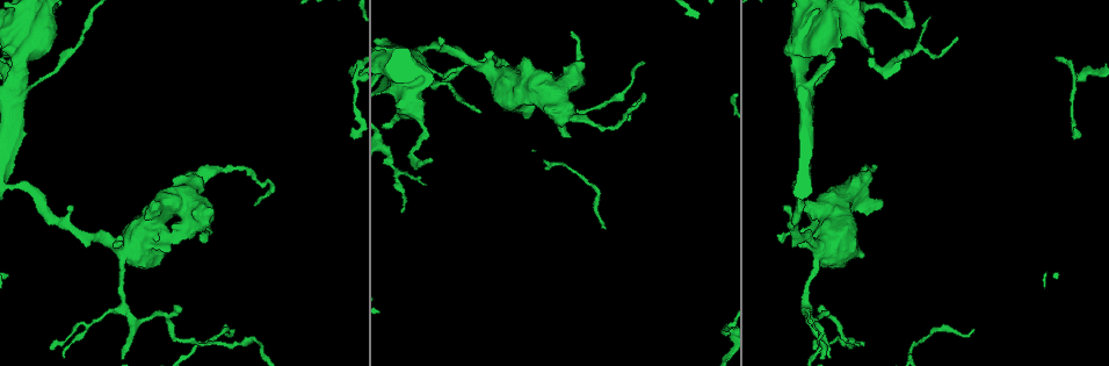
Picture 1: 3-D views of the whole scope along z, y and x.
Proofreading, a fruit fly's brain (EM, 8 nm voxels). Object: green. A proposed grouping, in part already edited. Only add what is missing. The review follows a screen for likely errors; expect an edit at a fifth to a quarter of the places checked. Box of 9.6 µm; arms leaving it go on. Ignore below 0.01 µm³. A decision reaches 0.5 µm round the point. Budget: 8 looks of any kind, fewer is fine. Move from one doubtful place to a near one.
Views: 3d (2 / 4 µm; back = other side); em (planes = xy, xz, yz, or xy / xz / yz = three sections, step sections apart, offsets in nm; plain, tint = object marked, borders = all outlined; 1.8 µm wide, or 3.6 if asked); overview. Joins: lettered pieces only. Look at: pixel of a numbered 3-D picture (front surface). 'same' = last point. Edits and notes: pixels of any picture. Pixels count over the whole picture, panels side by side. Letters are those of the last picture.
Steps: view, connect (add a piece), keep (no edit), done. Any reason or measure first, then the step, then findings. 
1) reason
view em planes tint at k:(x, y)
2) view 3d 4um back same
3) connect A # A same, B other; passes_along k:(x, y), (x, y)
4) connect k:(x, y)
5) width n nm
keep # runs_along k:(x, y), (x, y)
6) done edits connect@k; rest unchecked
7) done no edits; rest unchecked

free end
view em xz step 16 tint at 1:(233, 331)

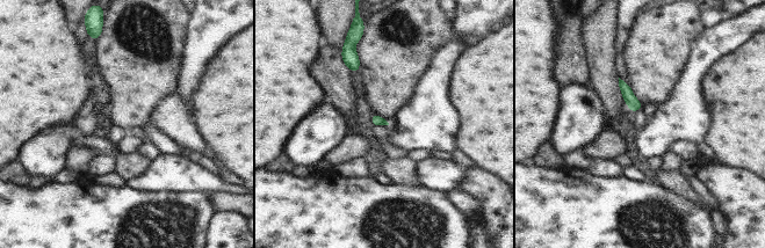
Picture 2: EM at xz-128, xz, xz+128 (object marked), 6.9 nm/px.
cut it another way
view em planes borders same

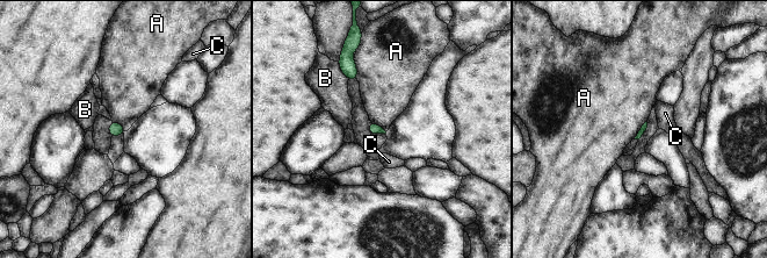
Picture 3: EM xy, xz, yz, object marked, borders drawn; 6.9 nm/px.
longest_contact A 160 nm
keep # A other, B other, C other; no lettered piece goes on from it

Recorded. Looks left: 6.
thin end
view em xz step 8 borders at 1:(179, 306)

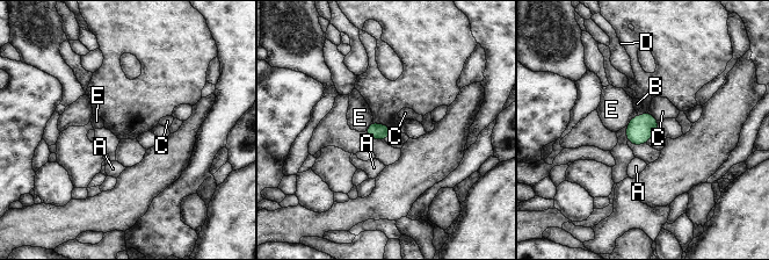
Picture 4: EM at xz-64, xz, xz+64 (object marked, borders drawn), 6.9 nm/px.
width 110 nm
keep # A other, B other, C other, D other, E other; border 4:(637, 114), (626, 127); no lettered piece goes on from it

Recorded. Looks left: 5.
branch stops here
view em yz step 16 tint at 1:(200, 234)

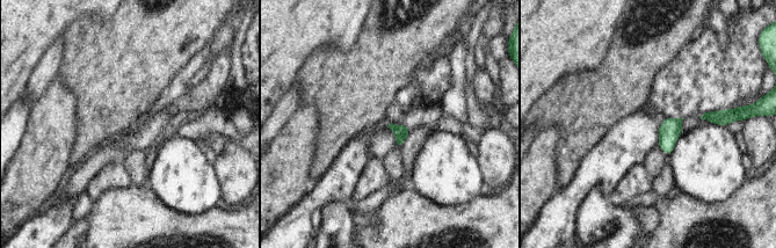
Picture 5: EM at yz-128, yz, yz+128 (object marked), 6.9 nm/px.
view em planes borders same

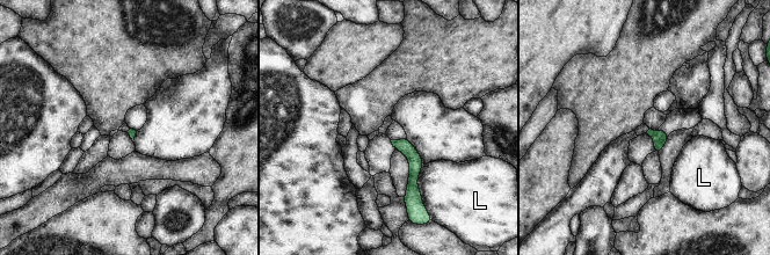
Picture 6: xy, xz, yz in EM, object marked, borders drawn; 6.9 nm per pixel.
longest_contact L 260 nm
keep # L other; no lettered piece goes on from it

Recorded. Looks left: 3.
done no edits; rest unchecked

